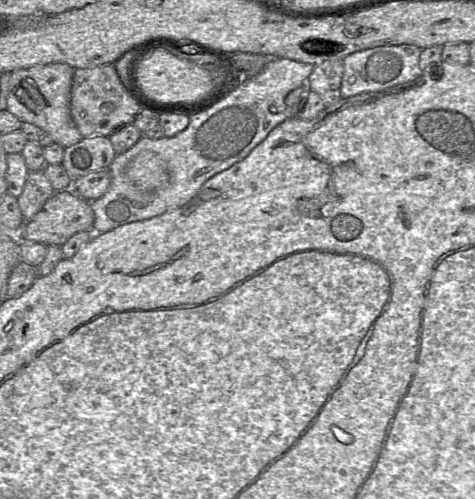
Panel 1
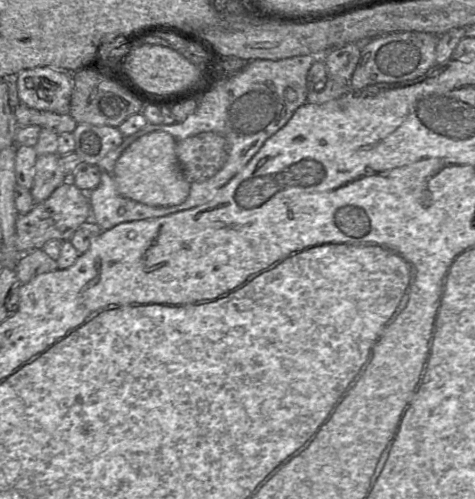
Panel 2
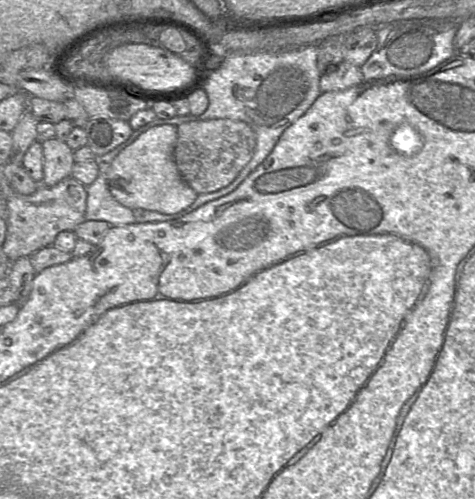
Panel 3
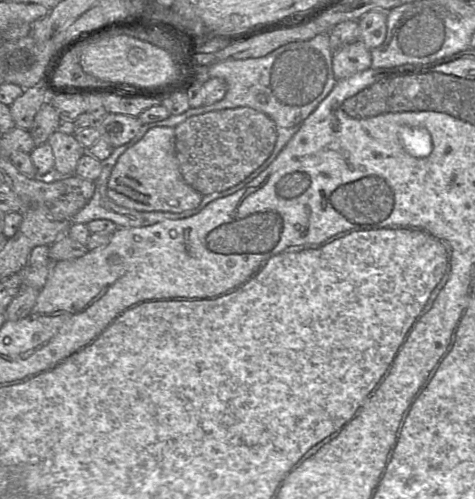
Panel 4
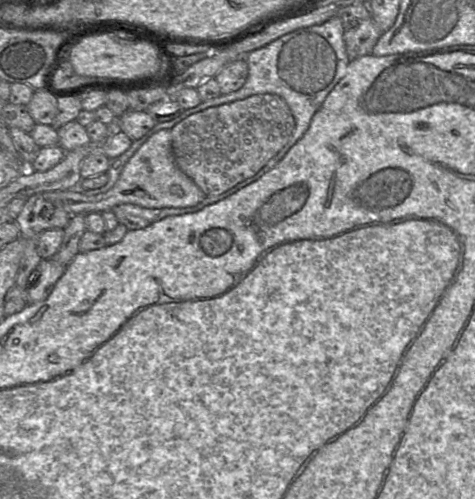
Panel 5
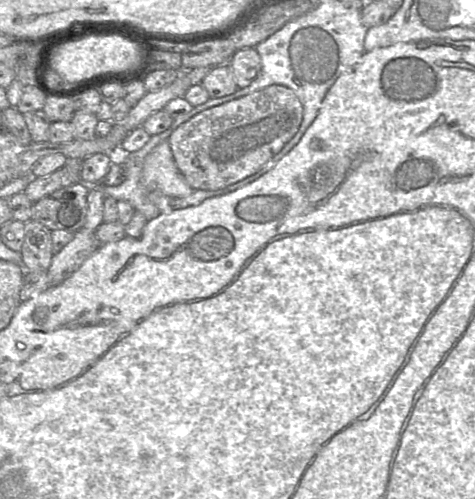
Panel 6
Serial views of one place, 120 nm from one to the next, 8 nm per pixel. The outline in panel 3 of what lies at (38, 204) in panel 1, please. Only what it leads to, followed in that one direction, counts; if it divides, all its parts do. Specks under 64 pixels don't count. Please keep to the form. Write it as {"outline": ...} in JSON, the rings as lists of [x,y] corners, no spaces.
{"outline":[[[50,138],[42,143],[43,146],[43,172],[41,185],[51,187],[62,180],[71,177],[74,161],[74,151],[66,142],[57,138]]]}

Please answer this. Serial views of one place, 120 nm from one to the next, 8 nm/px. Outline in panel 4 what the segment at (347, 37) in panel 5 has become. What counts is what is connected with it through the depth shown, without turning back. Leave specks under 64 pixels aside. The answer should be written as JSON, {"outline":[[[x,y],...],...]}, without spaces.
{"outline":[[[360,40],[335,50],[332,67],[336,81],[367,70],[371,61],[371,51]]]}

